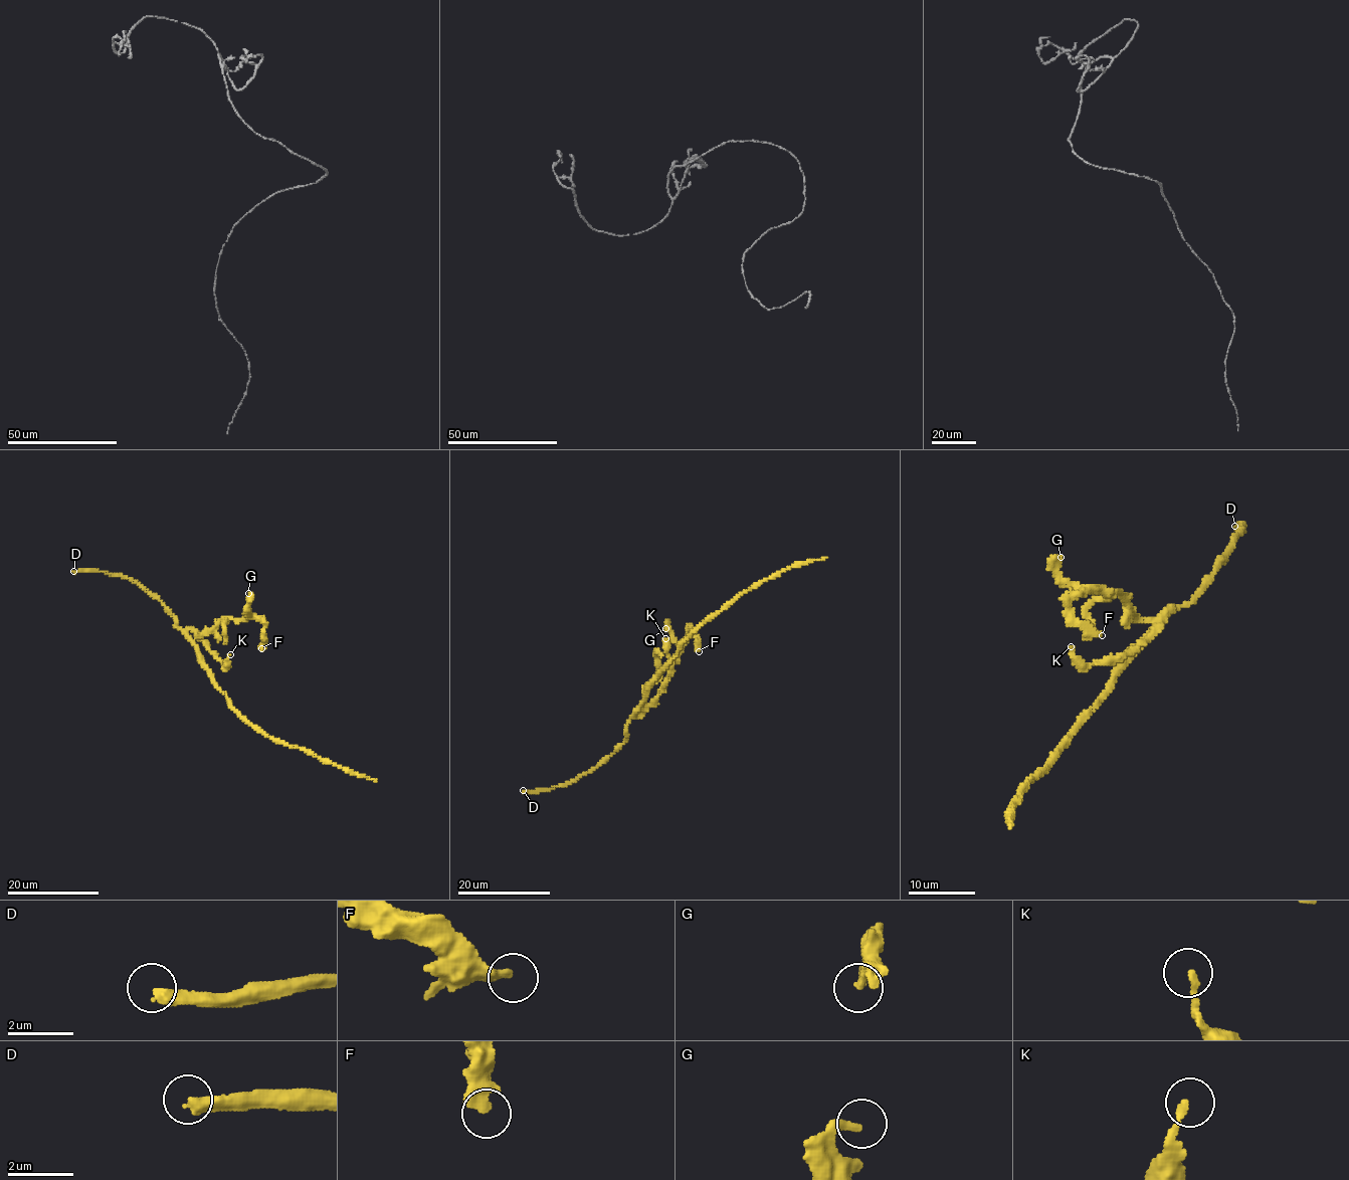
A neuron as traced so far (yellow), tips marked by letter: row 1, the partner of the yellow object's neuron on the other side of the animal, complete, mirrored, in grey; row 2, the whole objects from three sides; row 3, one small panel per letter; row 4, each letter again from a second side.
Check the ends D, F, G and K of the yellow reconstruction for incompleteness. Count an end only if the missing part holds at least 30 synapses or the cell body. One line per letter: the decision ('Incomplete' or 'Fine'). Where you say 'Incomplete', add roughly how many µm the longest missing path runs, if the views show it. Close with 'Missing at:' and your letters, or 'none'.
D: Incomplete. Missing length about 70 µm
F: Fine
G: Fine
K: Fine
Missing at: D

